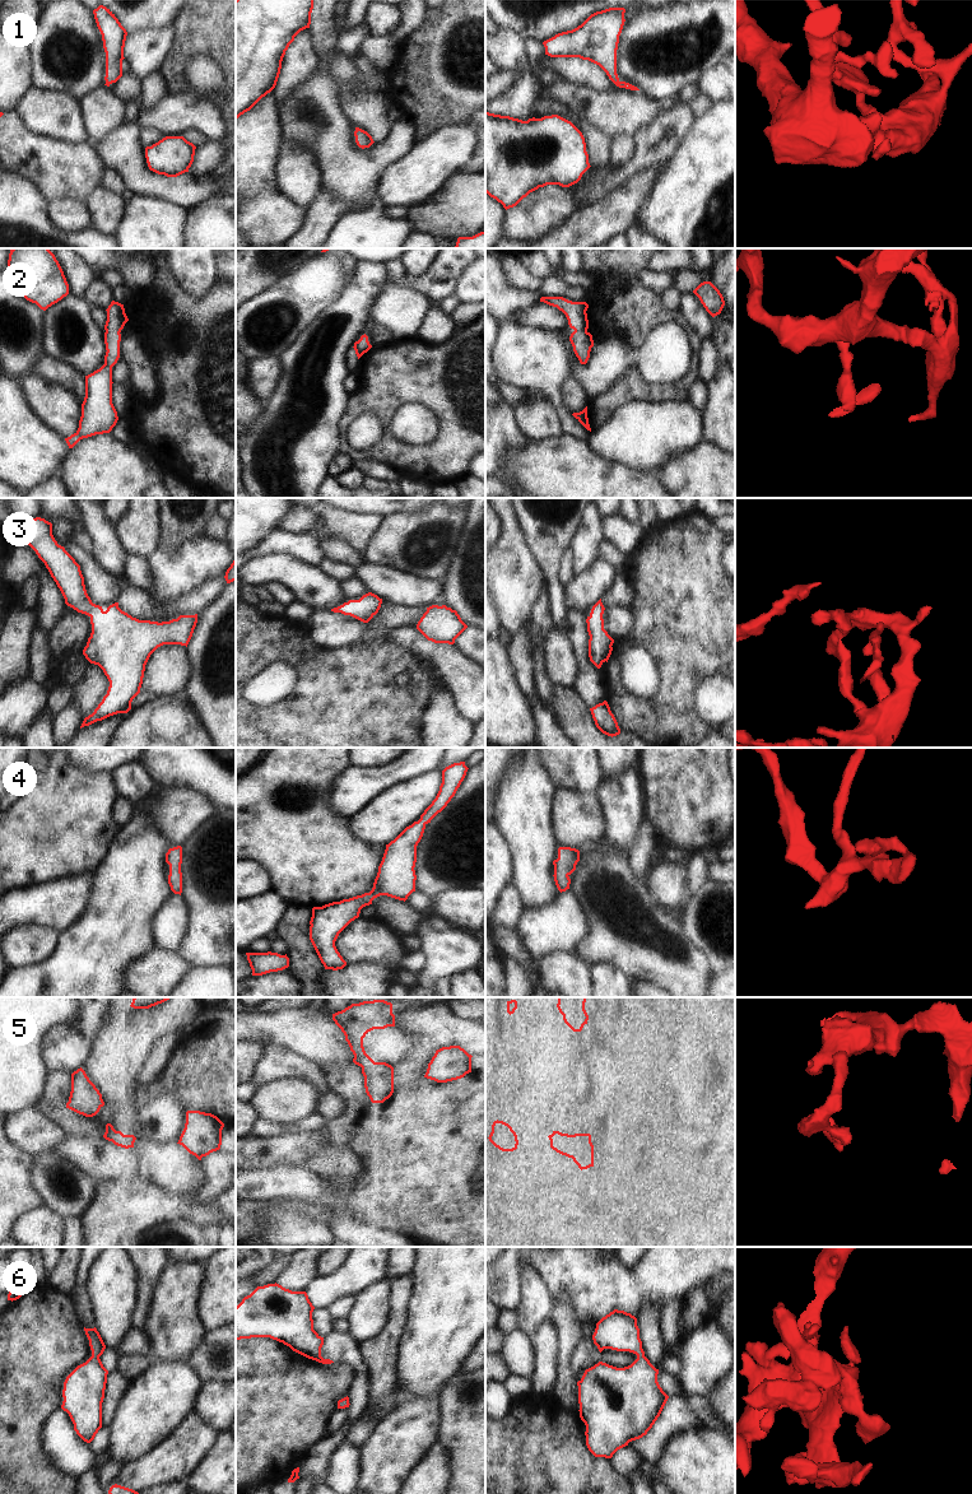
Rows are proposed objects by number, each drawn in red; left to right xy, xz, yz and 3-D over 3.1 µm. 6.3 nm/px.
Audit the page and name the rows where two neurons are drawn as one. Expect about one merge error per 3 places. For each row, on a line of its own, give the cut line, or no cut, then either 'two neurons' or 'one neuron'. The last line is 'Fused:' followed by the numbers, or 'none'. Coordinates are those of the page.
1: no cut | one neuron
2: no cut | one neuron
3: no cut | one neuron
4: no cut | one neuron
5: no cut | one neuron
6: no cut | one neuron
Fused: none

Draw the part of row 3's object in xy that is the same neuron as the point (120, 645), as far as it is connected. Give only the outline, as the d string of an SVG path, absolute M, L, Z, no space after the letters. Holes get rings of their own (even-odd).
M41 517L28 518L15 523L15 529L18 544L29 545L36 551L60 588L65 604L90 618L92 633L83 655L90 664L98 665L103 670L110 687L94 712L84 718L80 729L117 713L127 713L131 709L132 699L140 693L145 665L150 655L163 644L187 647L197 623L197 614L180 615L177 619L158 623L132 618L118 608L118 602L110 605L104 611L102 606L92 602L85 590L80 566L64 546L57 544L52 535L51 522Z

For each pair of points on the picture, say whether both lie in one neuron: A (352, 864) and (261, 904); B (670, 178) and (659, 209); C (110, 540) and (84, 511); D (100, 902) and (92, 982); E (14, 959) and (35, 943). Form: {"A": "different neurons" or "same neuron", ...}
{"A": "different neurons", "B": "same neuron", "C": "same neuron", "D": "same neuron", "E": "same neuron"}

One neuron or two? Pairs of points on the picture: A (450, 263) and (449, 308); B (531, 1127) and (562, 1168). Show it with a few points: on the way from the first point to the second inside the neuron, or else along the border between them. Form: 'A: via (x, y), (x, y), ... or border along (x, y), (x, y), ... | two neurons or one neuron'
A: border along (452, 294), (437, 302) | two neurons
B: border along (550, 1148), (531, 1157), (526, 1157), (517, 1149) | two neurons

